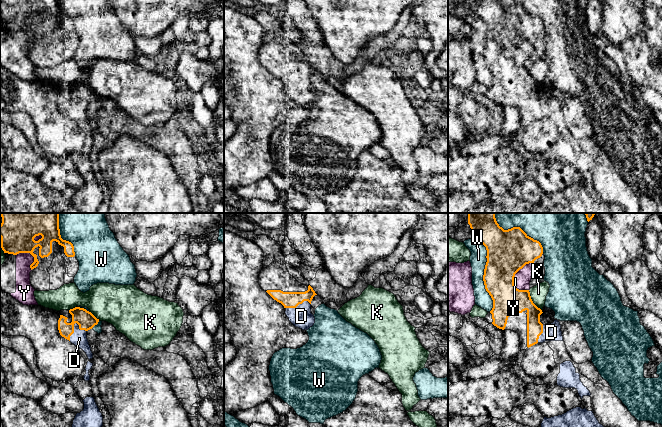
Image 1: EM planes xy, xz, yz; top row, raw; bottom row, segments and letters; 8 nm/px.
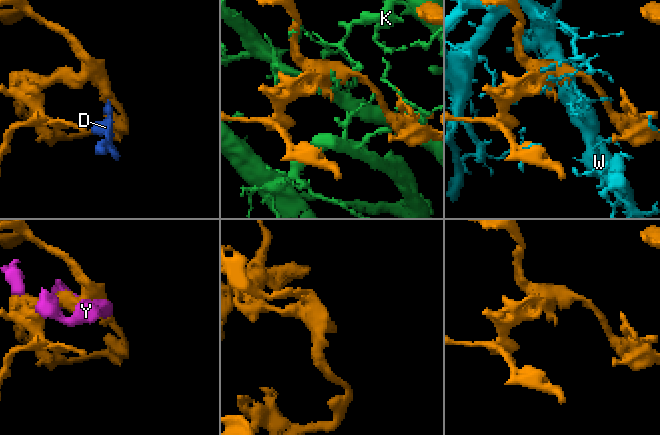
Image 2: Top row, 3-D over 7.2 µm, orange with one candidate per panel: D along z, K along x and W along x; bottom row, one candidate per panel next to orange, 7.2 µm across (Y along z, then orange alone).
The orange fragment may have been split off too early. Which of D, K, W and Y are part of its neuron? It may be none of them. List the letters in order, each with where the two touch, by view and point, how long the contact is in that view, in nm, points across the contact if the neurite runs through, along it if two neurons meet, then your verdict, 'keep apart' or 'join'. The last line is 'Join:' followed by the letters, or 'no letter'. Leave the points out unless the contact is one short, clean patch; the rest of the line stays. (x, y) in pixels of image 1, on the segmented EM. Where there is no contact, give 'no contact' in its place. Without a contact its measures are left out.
D: contact xy (73, 325); length 170 nm; join
K: contact yz (531, 300); length 200 nm; keep apart
W: contact yz (484, 274); length 600 nm; keep apart
Y: contact yz (516, 272); length 260 nm; keep apart
Join: D

